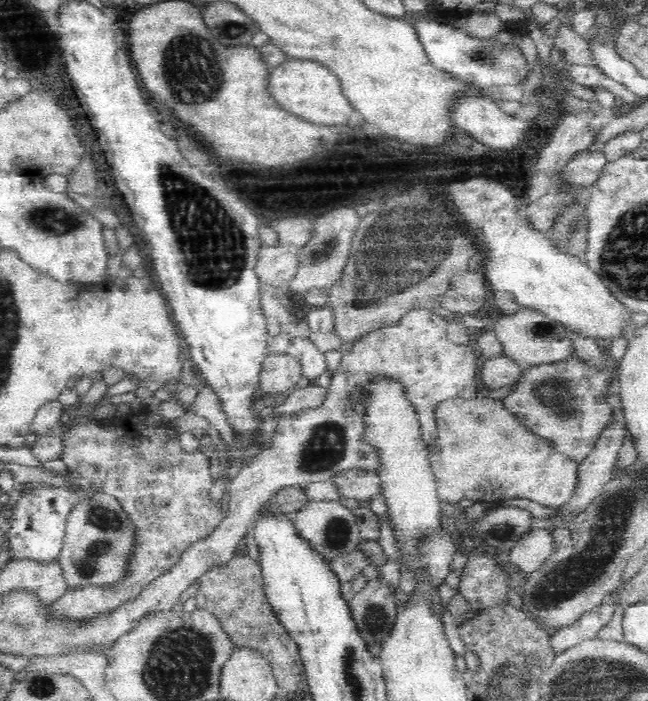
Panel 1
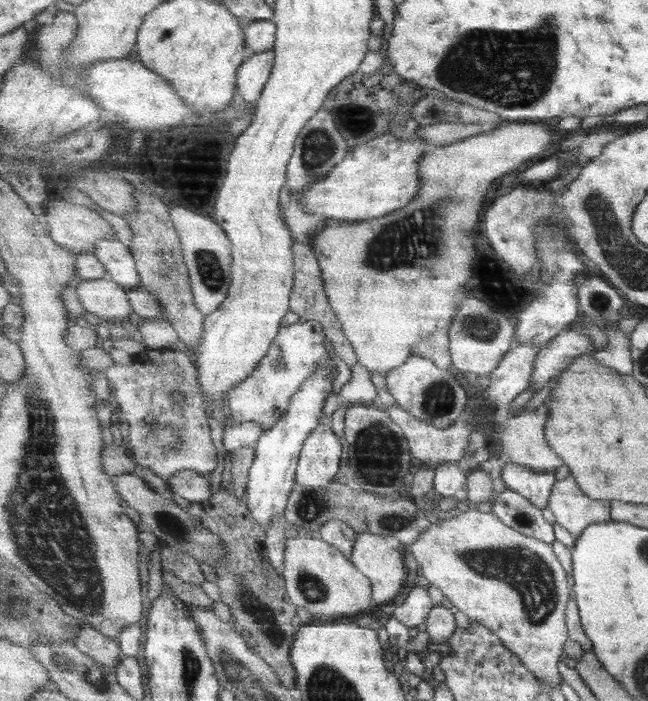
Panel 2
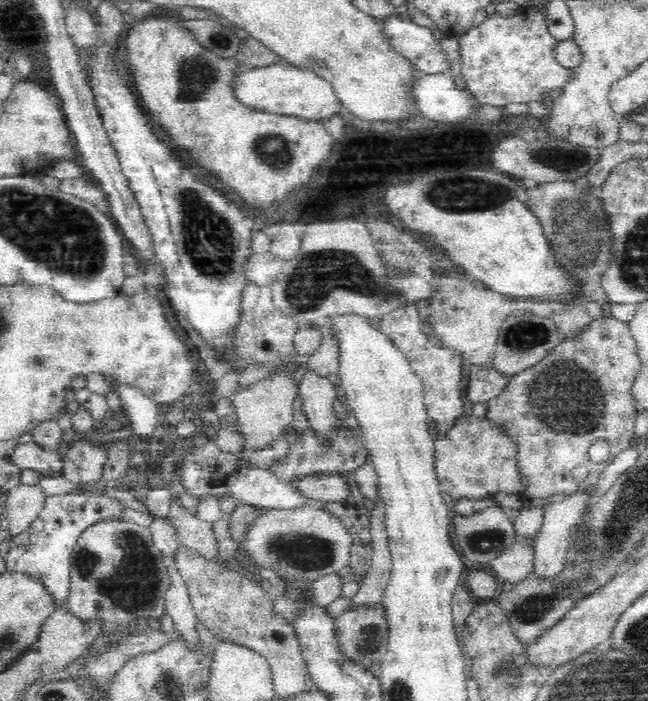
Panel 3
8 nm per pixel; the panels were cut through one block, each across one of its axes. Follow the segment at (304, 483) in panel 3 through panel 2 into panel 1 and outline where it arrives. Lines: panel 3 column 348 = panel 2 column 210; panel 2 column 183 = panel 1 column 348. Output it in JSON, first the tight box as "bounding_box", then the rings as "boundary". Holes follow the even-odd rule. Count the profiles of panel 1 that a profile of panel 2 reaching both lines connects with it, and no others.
{"bounding_box":[331,469,382,502],"boundary":[[[354,469],[333,478],[331,482],[338,487],[340,495],[357,502],[368,502],[378,494],[382,494],[382,482],[376,471]]]}

